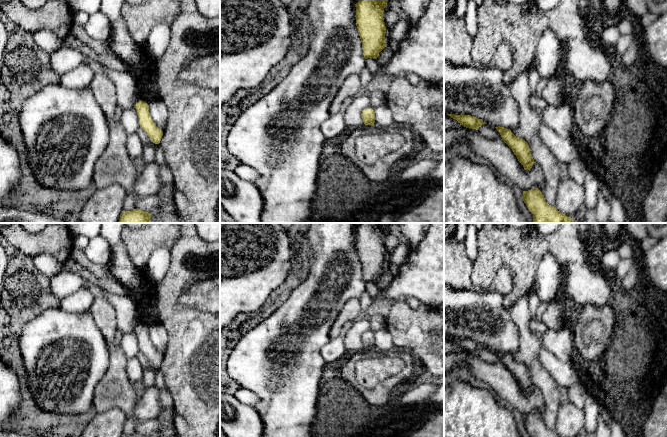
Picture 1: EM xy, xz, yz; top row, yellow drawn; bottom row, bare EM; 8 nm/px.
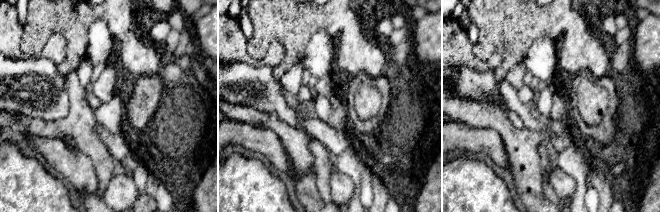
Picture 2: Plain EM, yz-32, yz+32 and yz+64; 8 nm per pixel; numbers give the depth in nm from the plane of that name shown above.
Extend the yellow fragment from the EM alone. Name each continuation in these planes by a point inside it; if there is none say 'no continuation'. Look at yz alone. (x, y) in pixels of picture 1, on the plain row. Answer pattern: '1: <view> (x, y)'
no continuation

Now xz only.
no continuation

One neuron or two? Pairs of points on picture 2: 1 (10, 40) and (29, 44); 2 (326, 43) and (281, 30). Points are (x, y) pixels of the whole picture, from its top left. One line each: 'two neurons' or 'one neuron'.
1: two neurons
2: two neurons

